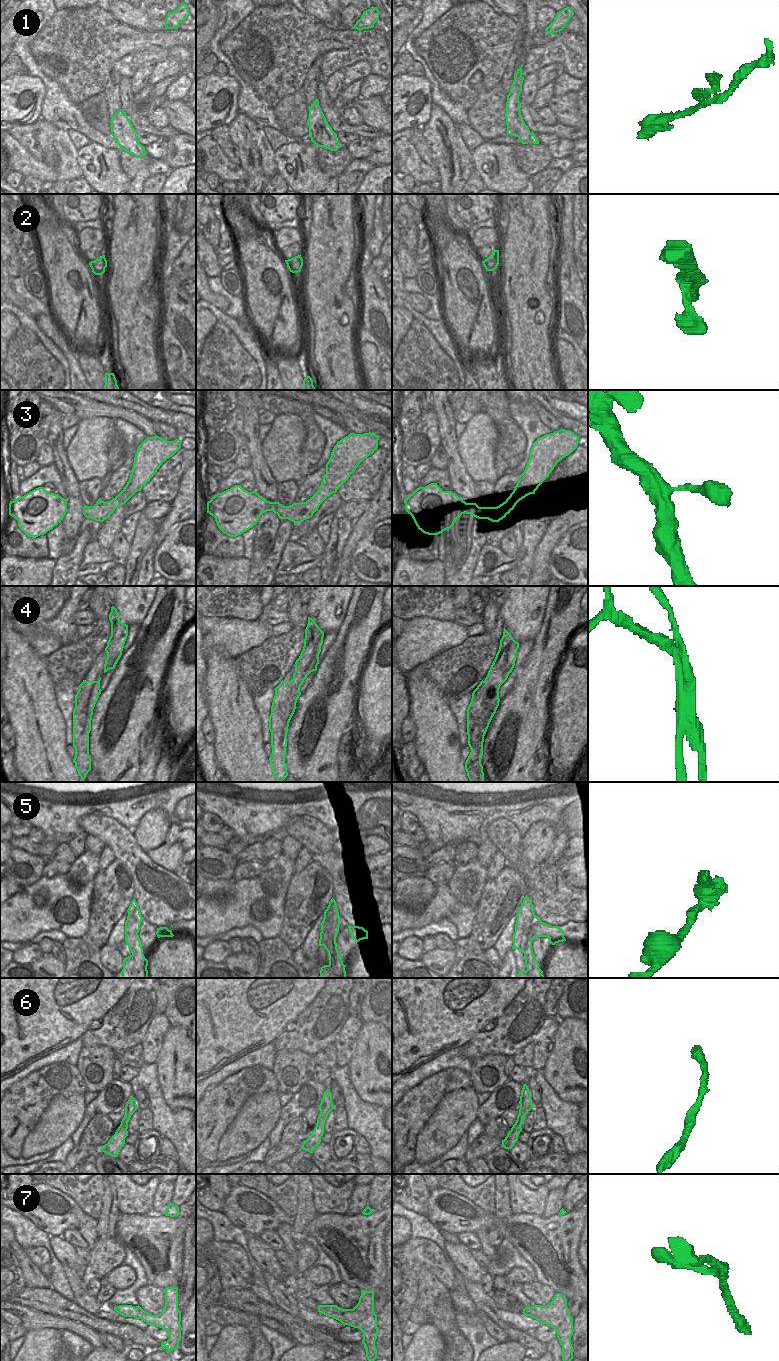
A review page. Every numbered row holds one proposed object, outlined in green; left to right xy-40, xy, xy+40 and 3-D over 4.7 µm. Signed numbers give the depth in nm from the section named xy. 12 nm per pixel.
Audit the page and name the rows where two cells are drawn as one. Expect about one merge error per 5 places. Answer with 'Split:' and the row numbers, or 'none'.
Split: 1, 4, 5

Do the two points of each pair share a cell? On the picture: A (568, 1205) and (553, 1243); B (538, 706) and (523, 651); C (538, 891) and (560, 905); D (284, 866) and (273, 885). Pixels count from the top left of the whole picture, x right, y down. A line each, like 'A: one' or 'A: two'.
A: two
B: two
C: one
D: one

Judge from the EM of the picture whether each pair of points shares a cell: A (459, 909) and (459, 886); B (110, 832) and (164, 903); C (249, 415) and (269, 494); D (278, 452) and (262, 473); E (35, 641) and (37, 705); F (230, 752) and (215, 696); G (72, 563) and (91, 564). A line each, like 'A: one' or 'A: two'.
A: two
B: one
C: one
D: two
E: two
F: one
G: two

